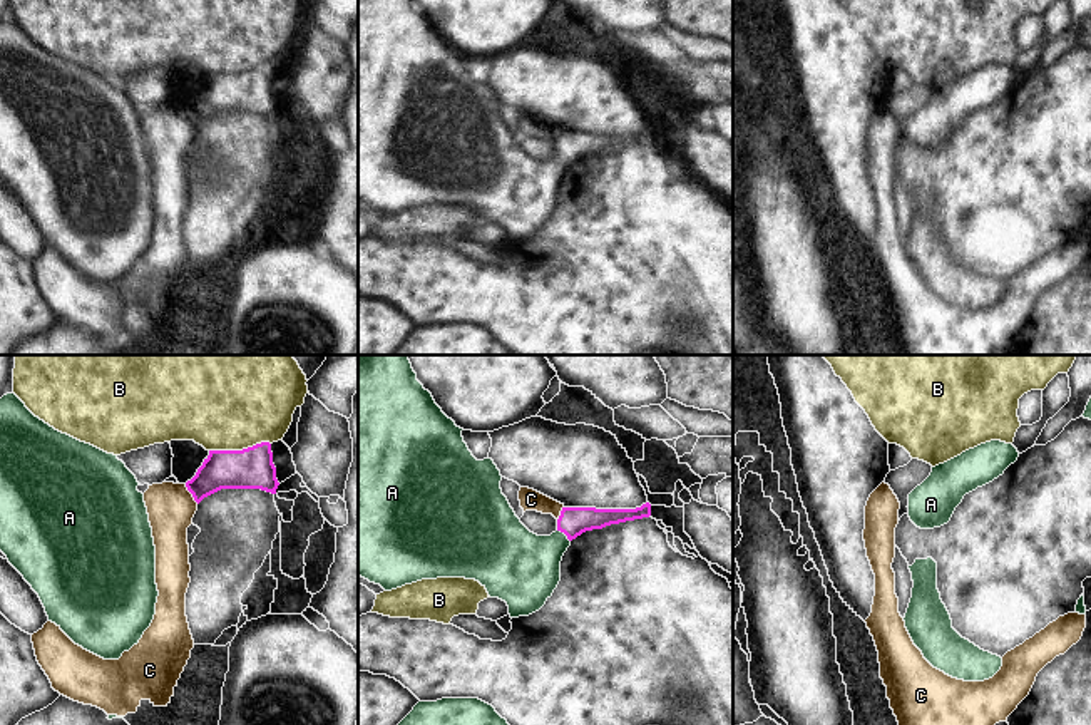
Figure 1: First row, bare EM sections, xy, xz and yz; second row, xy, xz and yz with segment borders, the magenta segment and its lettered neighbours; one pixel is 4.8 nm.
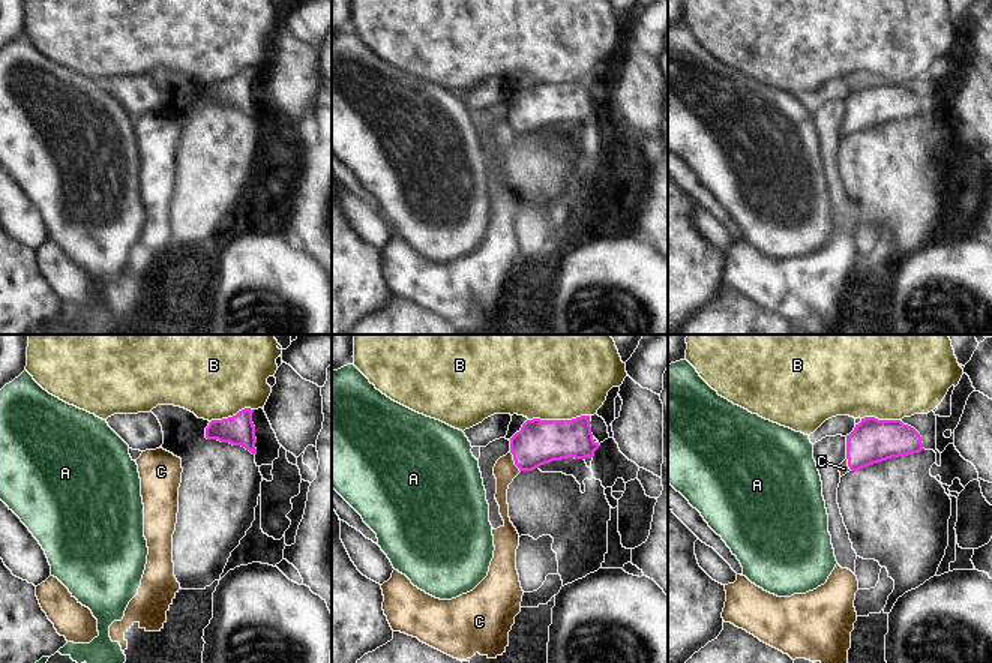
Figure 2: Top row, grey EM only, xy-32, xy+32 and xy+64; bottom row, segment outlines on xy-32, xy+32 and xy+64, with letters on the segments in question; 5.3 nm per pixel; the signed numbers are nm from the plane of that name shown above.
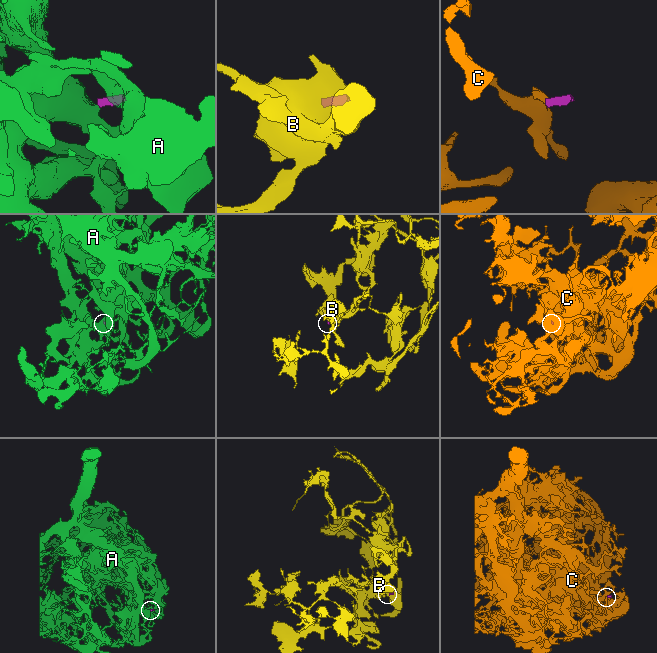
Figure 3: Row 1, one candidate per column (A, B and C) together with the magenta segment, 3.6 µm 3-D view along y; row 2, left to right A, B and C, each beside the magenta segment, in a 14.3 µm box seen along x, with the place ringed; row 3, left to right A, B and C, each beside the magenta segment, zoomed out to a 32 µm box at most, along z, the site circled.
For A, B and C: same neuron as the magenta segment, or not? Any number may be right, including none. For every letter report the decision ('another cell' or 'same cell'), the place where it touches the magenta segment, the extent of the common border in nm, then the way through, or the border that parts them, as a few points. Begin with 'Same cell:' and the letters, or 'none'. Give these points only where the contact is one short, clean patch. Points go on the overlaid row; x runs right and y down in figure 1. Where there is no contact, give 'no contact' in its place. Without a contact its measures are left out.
Same cell: A
A: same cell | xz (564, 533) | 90 nm | across xz (573, 521), (564, 533), (526, 568)
B: another cell | xy (240, 451) | 300 nm | along xy (270, 442), (256, 442), (241, 449), (210, 451)
C: another cell | xy (191, 493) | 120 nm | along xy (184, 484), (198, 503)

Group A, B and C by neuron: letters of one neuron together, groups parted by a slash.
A / B / C

